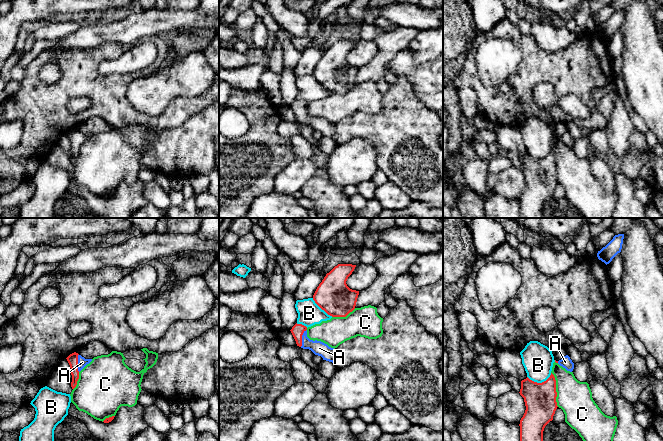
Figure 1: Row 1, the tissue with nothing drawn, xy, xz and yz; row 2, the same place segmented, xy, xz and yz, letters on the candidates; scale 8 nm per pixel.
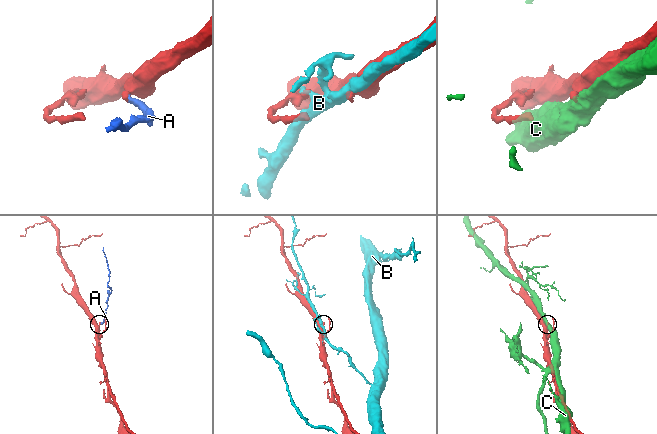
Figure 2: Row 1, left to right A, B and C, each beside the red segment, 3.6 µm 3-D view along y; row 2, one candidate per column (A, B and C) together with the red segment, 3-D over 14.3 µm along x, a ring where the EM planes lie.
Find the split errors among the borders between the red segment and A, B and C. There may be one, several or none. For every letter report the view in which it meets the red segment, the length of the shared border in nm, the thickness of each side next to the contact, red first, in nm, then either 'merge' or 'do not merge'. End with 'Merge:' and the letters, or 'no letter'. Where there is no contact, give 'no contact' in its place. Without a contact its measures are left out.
A: xz | 150 nm | 100/120 nm | merge
B: yz | 200 nm | 260/260 nm | do not merge
C: yz | 280 nm | 260/280 nm | do not merge
Merge: A

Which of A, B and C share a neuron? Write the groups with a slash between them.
A / B / C

